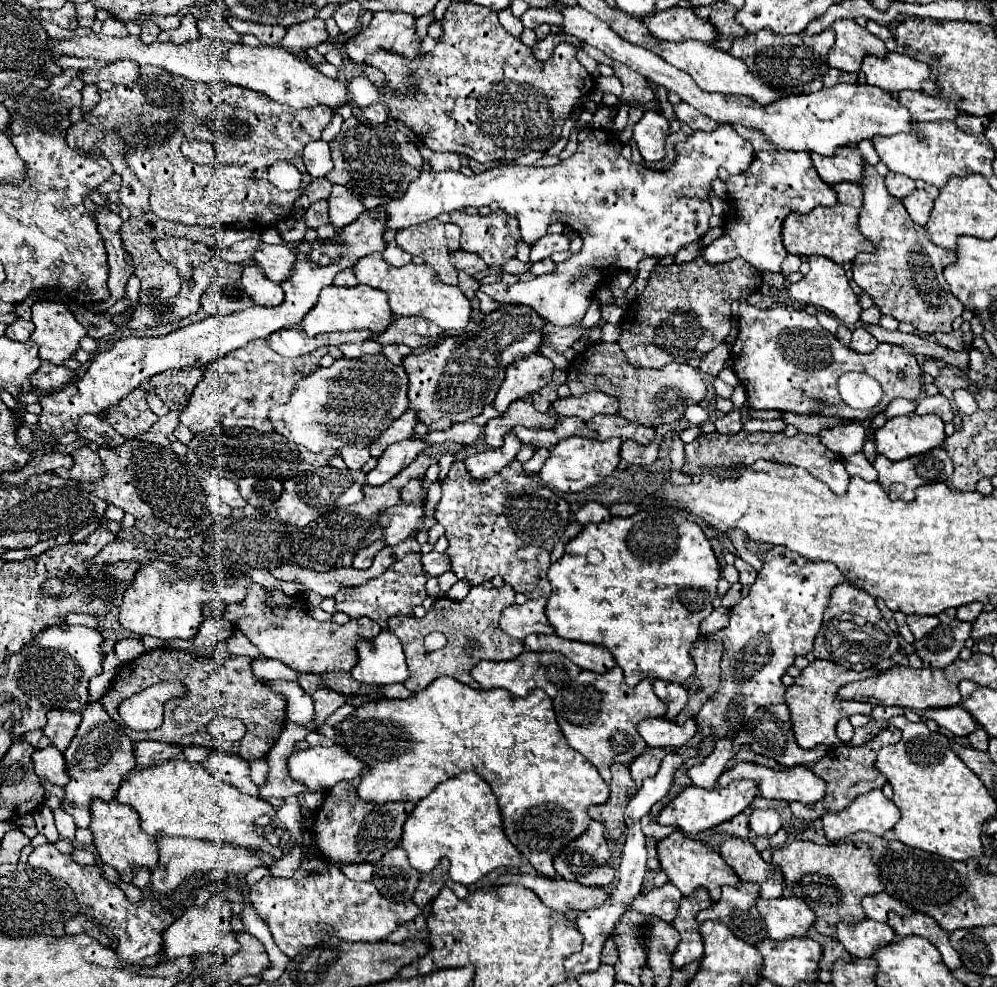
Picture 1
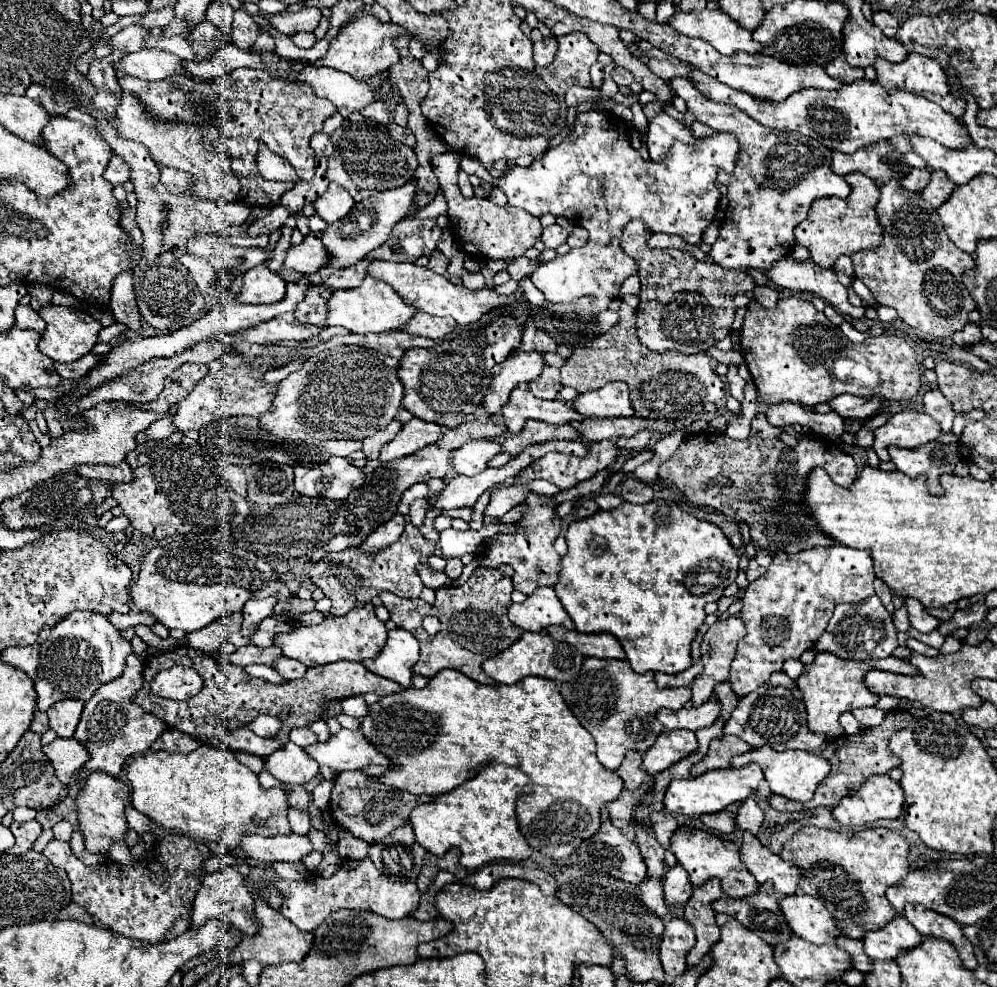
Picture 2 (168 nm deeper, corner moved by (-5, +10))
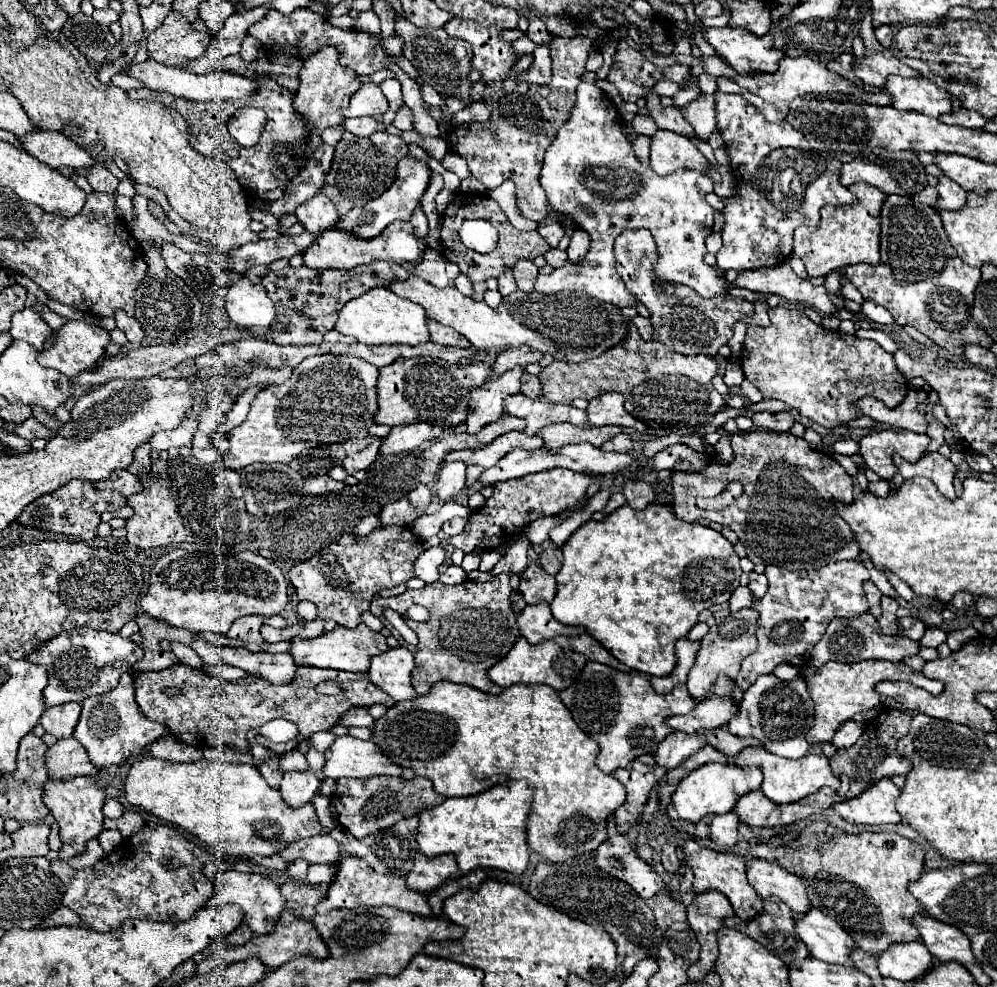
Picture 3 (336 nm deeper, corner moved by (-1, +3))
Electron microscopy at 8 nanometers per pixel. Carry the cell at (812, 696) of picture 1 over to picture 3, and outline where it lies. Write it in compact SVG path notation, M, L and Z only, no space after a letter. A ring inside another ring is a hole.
M827 662L821 668L815 666L805 666L803 678L807 682L807 690L811 694L813 706L815 706L815 716L813 716L813 728L807 732L807 740L811 744L831 740L835 730L841 726L841 722L851 720L855 714L871 710L879 704L879 694L875 692L875 684L881 680L903 680L911 682L931 694L941 694L943 684L937 680L925 678L921 672L911 670L905 664L893 664L893 662L859 662L859 664L841 664L841 662Z

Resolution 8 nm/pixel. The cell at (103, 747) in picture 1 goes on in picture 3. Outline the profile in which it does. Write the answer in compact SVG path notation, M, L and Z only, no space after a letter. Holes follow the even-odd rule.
M131 672L123 674L115 690L103 696L85 698L81 704L83 704L83 710L75 726L73 738L77 738L85 746L89 760L97 768L109 768L115 764L123 764L127 758L135 756L139 750L143 750L145 746L149 746L151 742L167 734L167 728L163 724L153 722L141 714L135 702L135 678Z

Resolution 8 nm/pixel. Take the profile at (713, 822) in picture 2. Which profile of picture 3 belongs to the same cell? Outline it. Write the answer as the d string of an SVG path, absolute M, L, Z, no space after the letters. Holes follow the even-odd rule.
M703 818L703 820L699 820L699 822L683 822L683 820L679 820L679 822L673 822L673 826L675 828L683 828L687 834L691 834L691 836L697 836L697 838L709 838L709 818Z

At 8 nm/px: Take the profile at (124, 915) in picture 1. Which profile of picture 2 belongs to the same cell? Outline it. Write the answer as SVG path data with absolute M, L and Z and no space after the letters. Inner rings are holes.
M165 833L155 845L153 869L145 861L133 861L133 865L99 863L87 867L71 853L69 843L59 839L53 839L45 847L43 855L53 865L65 869L71 881L73 901L79 903L89 915L97 917L105 927L123 937L145 943L161 943L189 929L191 903L207 875L203 862L211 852L203 843L197 843L185 835Z

